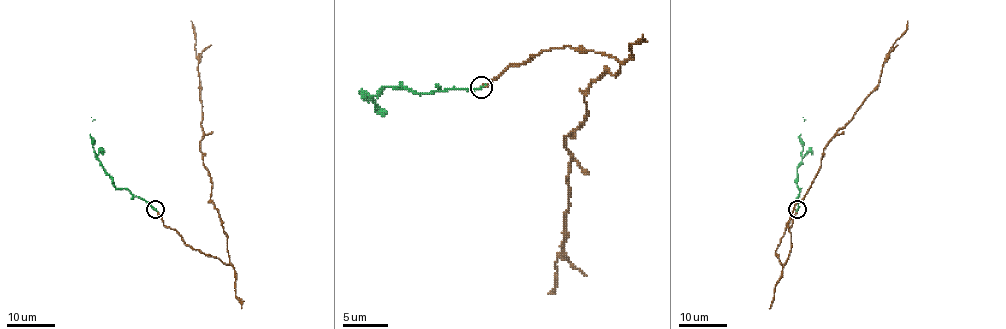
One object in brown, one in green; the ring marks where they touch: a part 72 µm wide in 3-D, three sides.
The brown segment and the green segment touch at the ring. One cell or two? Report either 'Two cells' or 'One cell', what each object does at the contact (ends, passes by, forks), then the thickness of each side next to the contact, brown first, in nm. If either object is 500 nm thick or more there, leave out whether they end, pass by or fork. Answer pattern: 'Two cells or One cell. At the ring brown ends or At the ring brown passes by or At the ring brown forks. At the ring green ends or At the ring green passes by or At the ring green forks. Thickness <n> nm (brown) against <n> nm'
One cell. At the ring brown ends. At the ring green ends. Thickness 80 nm (brown) against 200 nm

